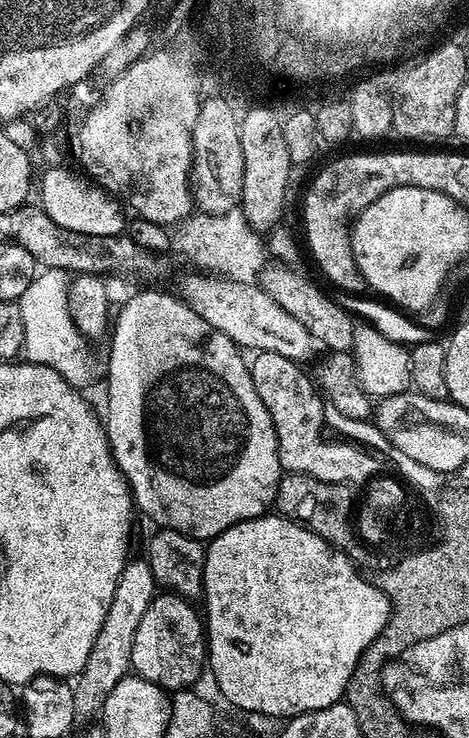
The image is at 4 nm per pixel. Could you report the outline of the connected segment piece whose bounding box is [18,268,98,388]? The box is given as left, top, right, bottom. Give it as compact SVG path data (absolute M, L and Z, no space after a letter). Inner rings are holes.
M60 268L43 269L30 282L18 303L24 318L24 345L29 361L59 370L64 378L80 388L95 378L98 366L90 356L87 337L71 312L70 285L69 273Z

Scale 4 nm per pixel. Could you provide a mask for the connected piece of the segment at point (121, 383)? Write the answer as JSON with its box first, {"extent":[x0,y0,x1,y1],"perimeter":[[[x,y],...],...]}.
{"extent":[106,292,282,542],"perimeter":[[[140,292],[137,296],[132,296],[124,304],[124,313],[121,314],[120,318],[115,319],[114,328],[116,324],[116,341],[112,344],[112,350],[108,354],[108,416],[106,412],[106,427],[108,429],[108,441],[112,447],[112,453],[116,459],[116,464],[119,465],[120,469],[124,471],[125,476],[128,477],[128,487],[132,490],[132,498],[137,509],[140,508],[149,516],[150,519],[156,523],[156,526],[160,528],[173,528],[178,530],[182,534],[192,536],[196,540],[201,542],[207,542],[212,537],[222,534],[230,526],[234,526],[238,522],[243,520],[249,520],[255,516],[265,515],[275,505],[278,493],[282,488],[282,469],[280,467],[280,459],[278,458],[278,442],[276,441],[276,431],[274,430],[274,422],[270,418],[270,414],[266,410],[266,406],[262,402],[262,398],[258,398],[258,390],[254,390],[254,382],[252,381],[252,374],[250,371],[249,361],[244,360],[245,353],[241,351],[238,345],[232,341],[226,334],[219,332],[218,329],[212,328],[210,322],[206,322],[195,313],[194,307],[189,306],[183,300],[175,300],[172,296],[167,296],[164,292]]]}

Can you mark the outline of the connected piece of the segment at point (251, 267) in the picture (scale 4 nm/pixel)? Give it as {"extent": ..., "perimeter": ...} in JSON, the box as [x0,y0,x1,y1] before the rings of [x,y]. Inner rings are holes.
{"extent":[173,210,268,283],"perimeter":[[[233,210],[229,213],[207,213],[197,211],[191,213],[189,218],[182,220],[173,233],[173,249],[184,254],[188,259],[200,265],[197,267],[220,273],[231,280],[242,283],[257,283],[264,270],[261,267],[264,260],[268,258],[266,244],[264,246],[261,236],[255,229],[249,229],[243,223],[243,213]],[[191,222],[192,224],[191,224]],[[222,223],[238,224],[231,230],[227,230]],[[208,246],[212,251],[208,250]],[[265,248],[265,250],[264,250]]]}

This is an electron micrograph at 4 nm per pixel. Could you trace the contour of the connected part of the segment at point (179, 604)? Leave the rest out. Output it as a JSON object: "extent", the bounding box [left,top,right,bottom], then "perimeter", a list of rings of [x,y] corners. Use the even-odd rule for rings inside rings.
{"extent":[131,590,206,690],"perimeter":[[[168,590],[158,594],[142,614],[142,623],[138,625],[138,631],[134,634],[134,650],[132,651],[131,671],[144,680],[154,682],[165,690],[188,690],[200,675],[206,672],[206,628],[202,623],[199,611],[191,608],[185,597],[177,596],[175,592]]]}

